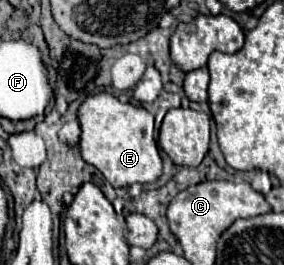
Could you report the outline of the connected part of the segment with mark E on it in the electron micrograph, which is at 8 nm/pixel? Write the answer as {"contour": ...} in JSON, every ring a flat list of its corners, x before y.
{"contour":[[100,92,82,102,78,108,78,120,82,128,78,144,82,158,96,166,114,188,136,182,148,184,160,178,162,160,158,154,157,140,154,140,154,116,148,110,130,102,120,102,114,94]]}

